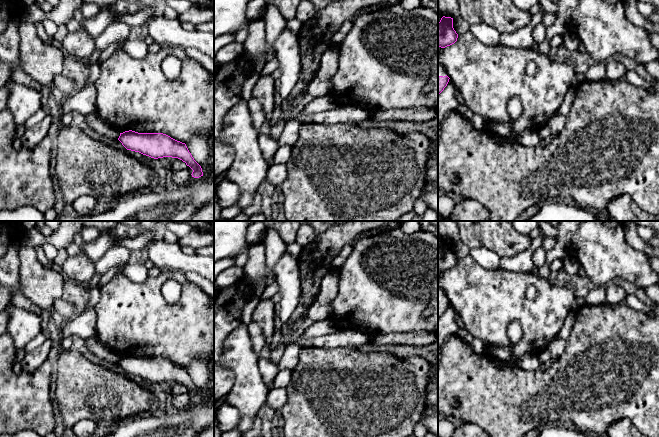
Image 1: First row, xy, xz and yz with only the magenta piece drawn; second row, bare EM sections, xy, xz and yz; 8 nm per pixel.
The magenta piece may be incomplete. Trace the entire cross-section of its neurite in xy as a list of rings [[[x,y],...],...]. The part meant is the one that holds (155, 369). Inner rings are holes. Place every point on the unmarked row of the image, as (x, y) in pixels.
[[[132,354],[120,357],[118,364],[127,373],[139,376],[154,383],[163,381],[178,382],[193,396],[192,401],[203,400],[201,390],[194,384],[185,367],[163,357],[138,357]]]

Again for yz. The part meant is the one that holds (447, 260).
[[[443,240],[438,247],[438,270],[445,272],[457,265],[458,258],[453,252],[453,242]]]

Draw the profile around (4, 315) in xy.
[[[5,309],[0,312],[0,336],[7,333],[7,327],[9,323],[9,313]]]

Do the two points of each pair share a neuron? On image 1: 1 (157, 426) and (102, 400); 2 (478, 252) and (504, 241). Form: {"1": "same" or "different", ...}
{"1": "different", "2": "different"}

